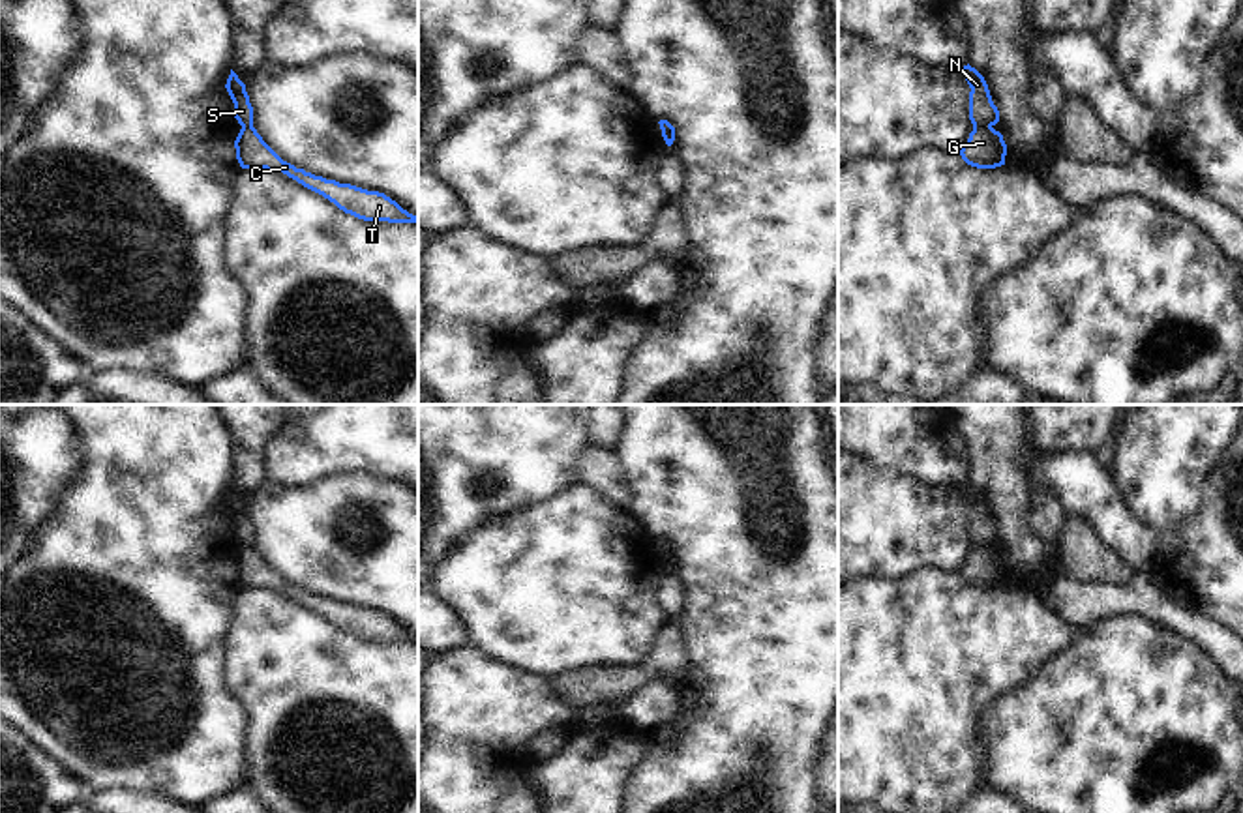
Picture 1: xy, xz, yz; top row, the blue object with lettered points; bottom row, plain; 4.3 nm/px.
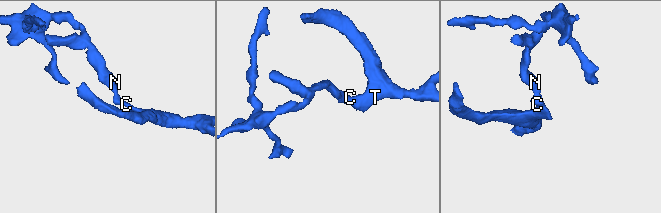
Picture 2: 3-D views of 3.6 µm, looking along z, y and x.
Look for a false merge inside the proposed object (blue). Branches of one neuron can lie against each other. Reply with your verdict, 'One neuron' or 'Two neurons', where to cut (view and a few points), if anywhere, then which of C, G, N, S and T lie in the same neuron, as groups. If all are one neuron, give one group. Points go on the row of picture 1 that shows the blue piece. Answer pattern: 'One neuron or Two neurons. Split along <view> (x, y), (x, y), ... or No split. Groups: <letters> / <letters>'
Two neurons. Split along yz (973, 126), (990, 128). Groups: C G T / N S.

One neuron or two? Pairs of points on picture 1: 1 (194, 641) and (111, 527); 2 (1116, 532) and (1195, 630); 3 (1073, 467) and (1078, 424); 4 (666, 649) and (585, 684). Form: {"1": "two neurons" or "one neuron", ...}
{"1": "one neuron", "2": "two neurons", "3": "two neurons", "4": "one neuron"}

